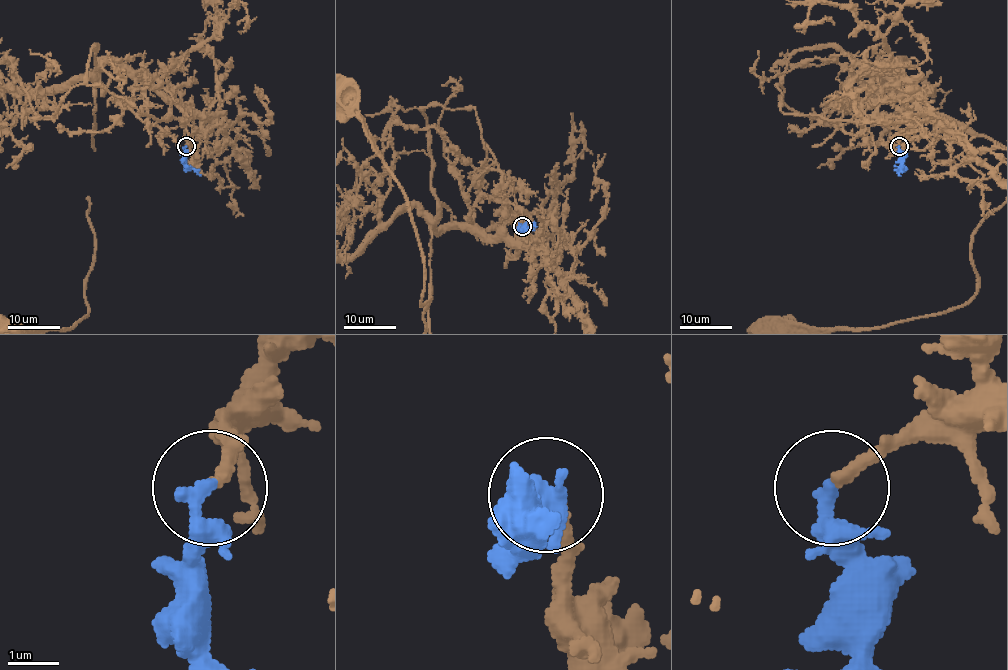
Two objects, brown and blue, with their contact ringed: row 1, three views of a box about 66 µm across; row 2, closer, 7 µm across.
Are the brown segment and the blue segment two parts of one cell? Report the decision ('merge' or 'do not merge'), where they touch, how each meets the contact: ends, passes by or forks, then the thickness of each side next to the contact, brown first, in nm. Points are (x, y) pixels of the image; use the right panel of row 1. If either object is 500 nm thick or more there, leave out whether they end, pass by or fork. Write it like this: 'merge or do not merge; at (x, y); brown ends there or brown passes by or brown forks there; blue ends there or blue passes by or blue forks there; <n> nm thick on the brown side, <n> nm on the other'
merge; at (899, 146); brown ends there; blue ends there; 240 nm thick on the brown side, 360 nm on the other

